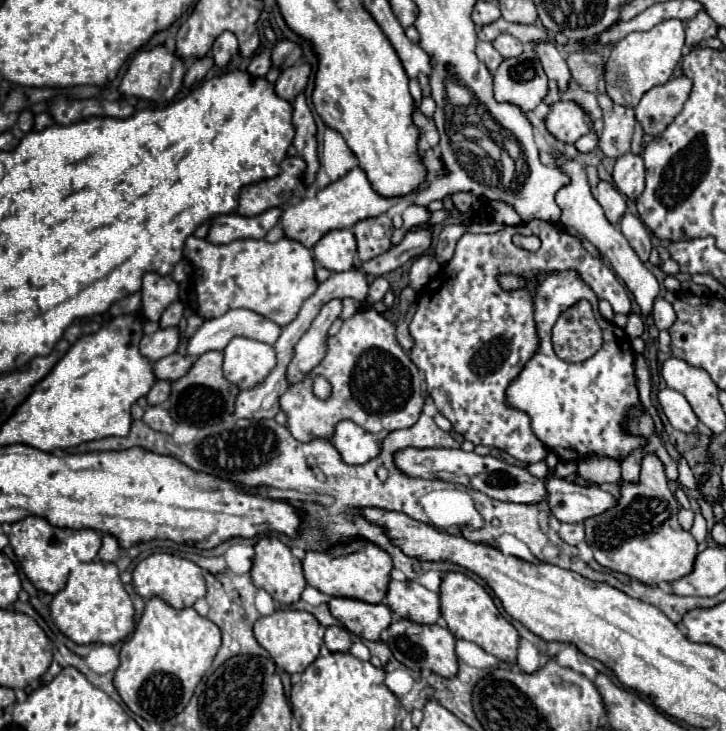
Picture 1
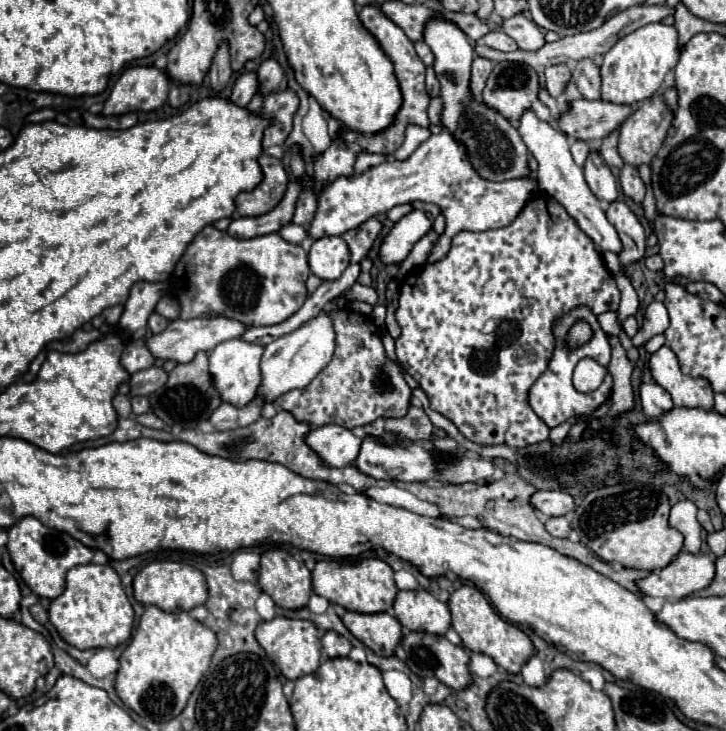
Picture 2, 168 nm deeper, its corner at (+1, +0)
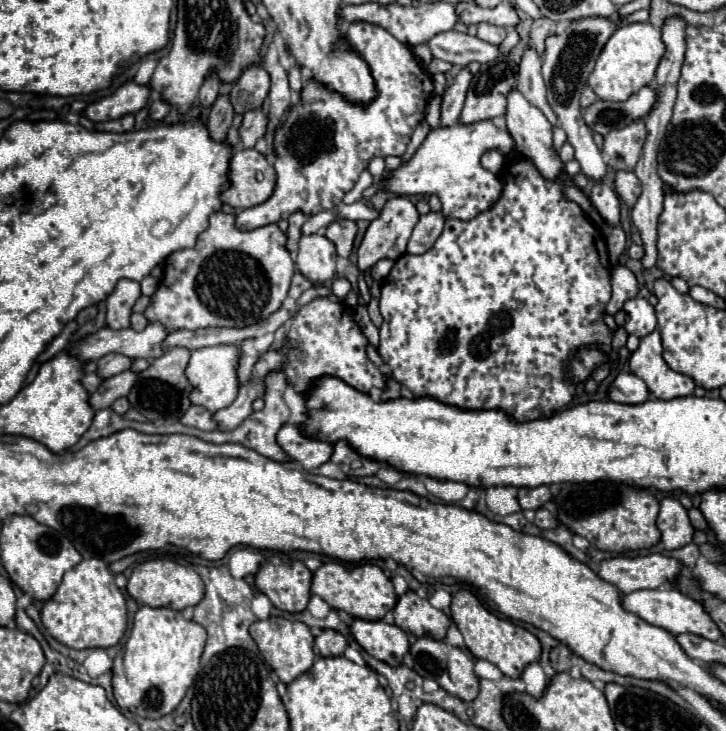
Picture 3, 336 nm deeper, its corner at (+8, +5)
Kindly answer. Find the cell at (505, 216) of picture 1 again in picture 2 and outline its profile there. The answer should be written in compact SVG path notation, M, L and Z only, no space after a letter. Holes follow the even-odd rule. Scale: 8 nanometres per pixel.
M441 131L439 135L431 135L425 143L417 147L417 151L405 161L387 161L377 165L363 175L355 177L339 177L317 199L317 215L309 225L311 239L327 237L327 235L343 235L349 229L359 227L367 219L379 213L387 213L395 205L413 203L413 201L429 201L441 207L447 227L445 233L435 243L429 263L439 261L449 251L449 243L453 235L459 231L487 231L509 225L519 209L533 197L537 191L535 179L511 179L511 181L487 181L475 173L473 165L467 161L467 151L451 133Z

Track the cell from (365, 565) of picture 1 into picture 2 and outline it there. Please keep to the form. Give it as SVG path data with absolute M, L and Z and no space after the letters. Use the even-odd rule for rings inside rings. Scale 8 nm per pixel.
M363 559L357 565L319 561L313 571L313 591L335 605L355 613L385 613L393 607L395 595L399 593L393 581L393 569L381 559Z

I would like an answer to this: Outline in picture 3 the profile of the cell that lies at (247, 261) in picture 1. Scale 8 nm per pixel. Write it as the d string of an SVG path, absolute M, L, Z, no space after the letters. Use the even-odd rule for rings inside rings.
M214 212L210 216L210 226L198 236L194 248L176 250L168 256L164 264L164 276L144 316L150 322L164 324L168 330L196 330L208 326L240 328L240 324L256 324L282 306L288 296L294 268L294 258L286 248L286 234L282 234L276 224L268 224L256 230L238 230L234 226L232 214Z

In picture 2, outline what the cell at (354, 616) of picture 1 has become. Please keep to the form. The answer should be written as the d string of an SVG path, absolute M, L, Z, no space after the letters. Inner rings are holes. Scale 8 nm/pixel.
M347 611L343 615L343 623L365 647L379 653L379 657L395 655L395 649L403 639L401 623L389 613L365 615Z

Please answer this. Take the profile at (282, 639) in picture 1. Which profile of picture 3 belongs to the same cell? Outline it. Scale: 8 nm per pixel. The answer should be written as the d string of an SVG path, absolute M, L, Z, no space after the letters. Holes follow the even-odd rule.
M270 616L266 620L256 620L250 628L250 636L258 644L258 650L266 658L266 662L272 666L272 670L278 674L282 682L292 682L300 674L304 674L312 662L314 662L314 636L310 628L304 622L292 622L280 616Z

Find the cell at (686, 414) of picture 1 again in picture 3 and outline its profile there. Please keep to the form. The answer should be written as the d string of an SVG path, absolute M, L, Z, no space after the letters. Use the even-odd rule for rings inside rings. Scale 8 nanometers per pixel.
M618 374L610 386L610 400L620 404L642 404L650 398L646 382L636 374Z

